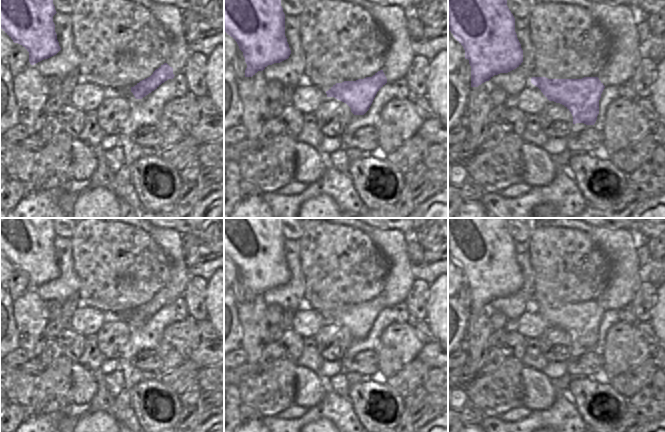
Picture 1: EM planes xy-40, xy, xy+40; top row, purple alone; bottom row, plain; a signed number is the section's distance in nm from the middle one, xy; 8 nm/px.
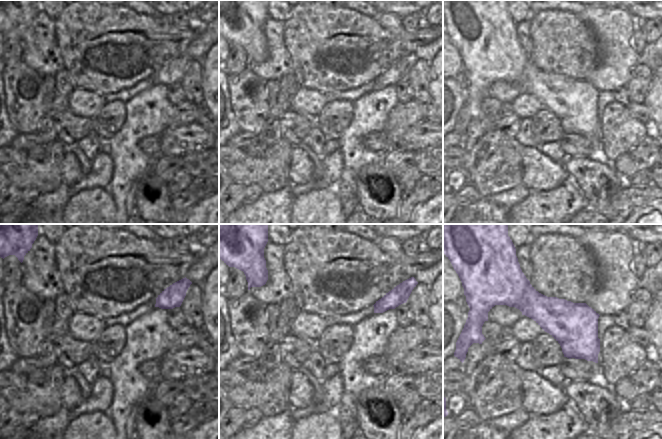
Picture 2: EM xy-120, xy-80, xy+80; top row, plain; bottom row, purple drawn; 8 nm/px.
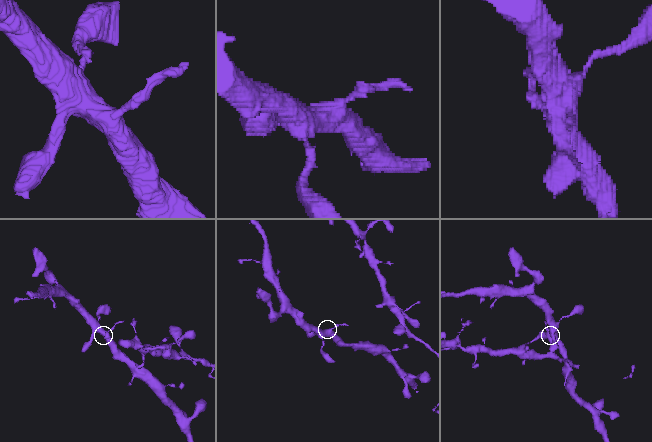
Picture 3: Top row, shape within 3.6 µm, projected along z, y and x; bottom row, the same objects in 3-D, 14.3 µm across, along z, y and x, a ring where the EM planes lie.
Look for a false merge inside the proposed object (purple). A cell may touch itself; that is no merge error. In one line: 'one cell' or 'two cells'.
one cell

